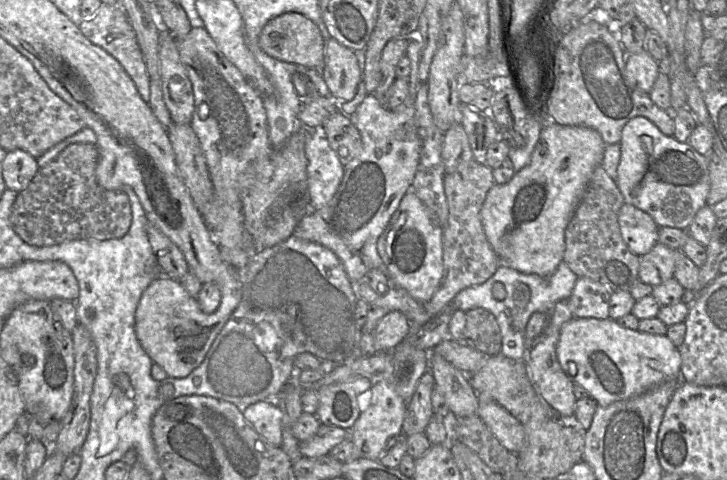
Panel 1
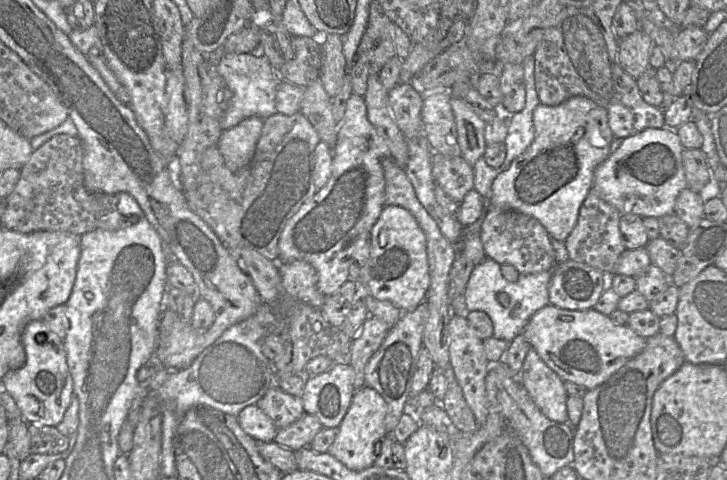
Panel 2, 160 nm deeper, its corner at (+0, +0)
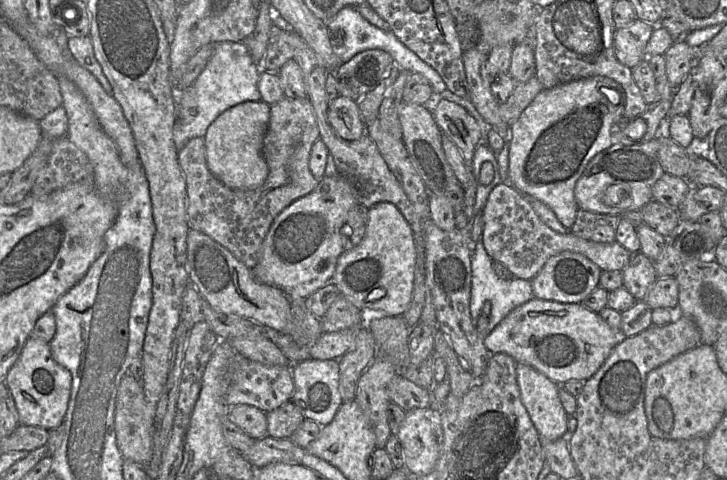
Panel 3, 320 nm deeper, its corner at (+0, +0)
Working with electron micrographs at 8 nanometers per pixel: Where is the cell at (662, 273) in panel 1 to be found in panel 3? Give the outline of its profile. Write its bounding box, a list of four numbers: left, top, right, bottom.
[482,182,632,280]

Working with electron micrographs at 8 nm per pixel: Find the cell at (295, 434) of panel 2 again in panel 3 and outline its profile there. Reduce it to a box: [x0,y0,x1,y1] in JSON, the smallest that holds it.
[266,402,305,439]

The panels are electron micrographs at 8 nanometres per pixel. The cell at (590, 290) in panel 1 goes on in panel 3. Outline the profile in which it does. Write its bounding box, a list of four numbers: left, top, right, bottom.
[531,252,601,303]

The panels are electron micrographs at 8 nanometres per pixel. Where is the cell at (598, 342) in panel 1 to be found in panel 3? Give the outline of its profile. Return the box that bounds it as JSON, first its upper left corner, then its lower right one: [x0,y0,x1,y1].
[483,298,620,386]

